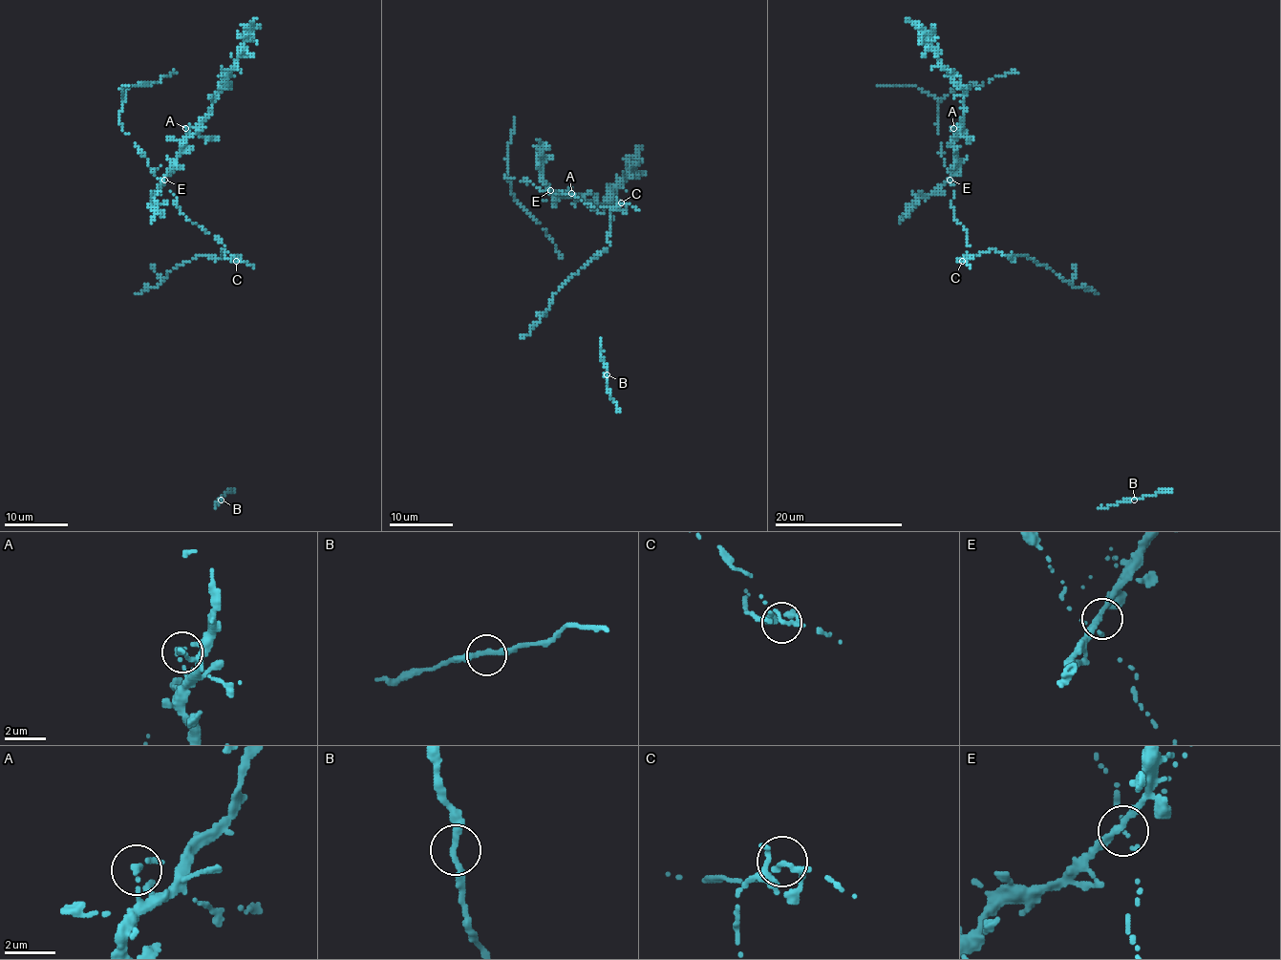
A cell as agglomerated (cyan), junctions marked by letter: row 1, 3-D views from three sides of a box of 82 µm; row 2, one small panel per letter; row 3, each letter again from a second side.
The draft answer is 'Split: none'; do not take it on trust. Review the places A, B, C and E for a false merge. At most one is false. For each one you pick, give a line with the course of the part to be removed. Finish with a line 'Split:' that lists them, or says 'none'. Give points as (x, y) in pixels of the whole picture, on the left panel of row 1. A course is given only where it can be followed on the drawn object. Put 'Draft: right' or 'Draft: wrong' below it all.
C: foreign part runs (235, 261), (224, 258), (224, 249), (224, 256), (216, 259), (204, 254), (180, 265), (155, 288), (136, 293)
Split: C
Draft: wrong

